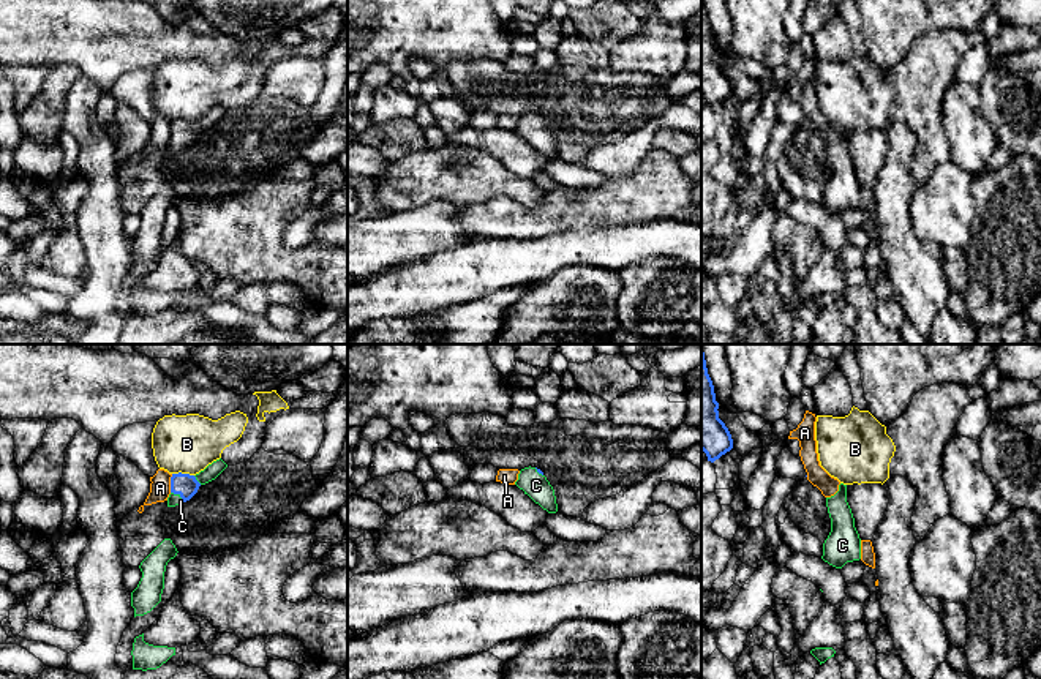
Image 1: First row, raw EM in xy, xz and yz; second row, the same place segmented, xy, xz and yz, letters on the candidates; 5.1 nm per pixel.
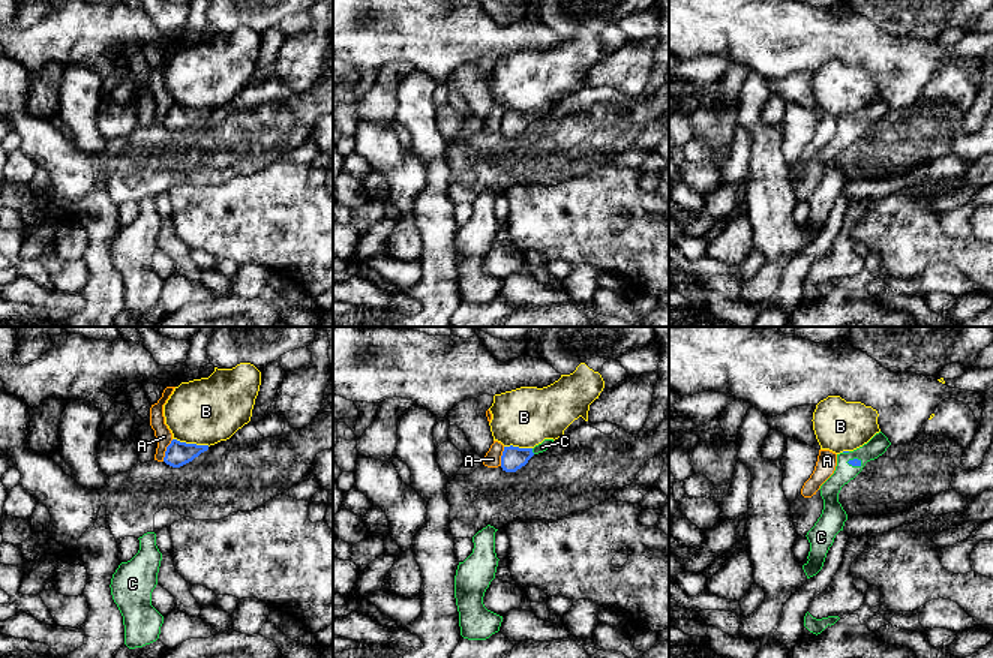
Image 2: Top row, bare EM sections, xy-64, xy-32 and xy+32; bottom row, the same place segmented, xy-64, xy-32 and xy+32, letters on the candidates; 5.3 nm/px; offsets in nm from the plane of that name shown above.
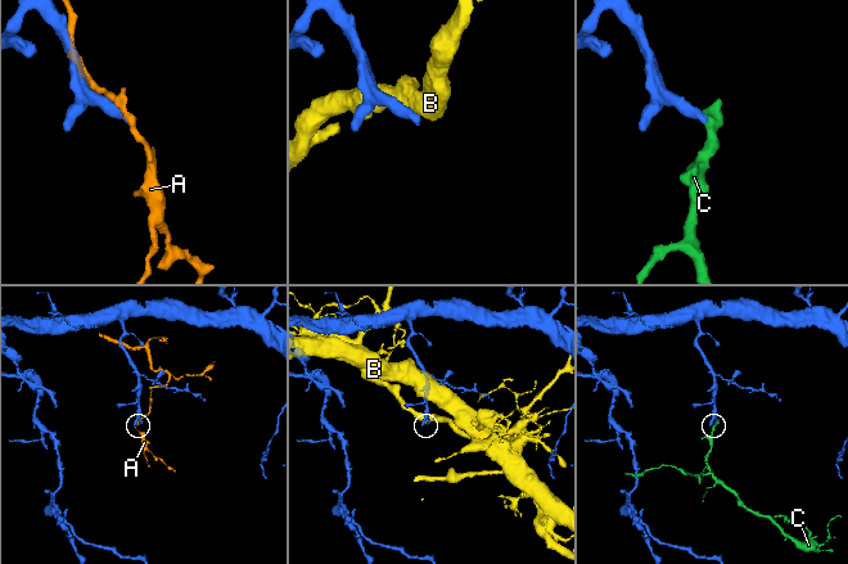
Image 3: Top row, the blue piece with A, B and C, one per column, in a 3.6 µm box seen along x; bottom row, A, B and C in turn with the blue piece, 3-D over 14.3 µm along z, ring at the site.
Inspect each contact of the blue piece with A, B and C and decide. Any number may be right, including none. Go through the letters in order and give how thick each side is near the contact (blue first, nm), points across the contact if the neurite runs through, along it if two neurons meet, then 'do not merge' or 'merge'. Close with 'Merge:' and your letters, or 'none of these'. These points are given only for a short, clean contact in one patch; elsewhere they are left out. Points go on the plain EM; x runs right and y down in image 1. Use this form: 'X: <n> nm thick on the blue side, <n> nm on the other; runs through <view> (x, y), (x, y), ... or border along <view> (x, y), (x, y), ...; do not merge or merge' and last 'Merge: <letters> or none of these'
A: 120 nm thick on the blue side, 110 nm on the other; border along xy (172, 120), (169, 138); do not merge
B: 120 nm thick on the blue side, 300 nm on the other; do not merge
C: 120 nm thick on the blue side, 60 nm on the other; runs through xy (185, 131), (177, 139), (174, 146); merge
Merge: C

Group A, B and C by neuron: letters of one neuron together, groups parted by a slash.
A / B / C

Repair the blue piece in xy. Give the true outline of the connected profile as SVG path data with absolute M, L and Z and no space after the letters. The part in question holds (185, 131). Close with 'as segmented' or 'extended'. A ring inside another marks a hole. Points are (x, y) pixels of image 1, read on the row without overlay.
M220 104L196 122L182 118L172 120L167 153L182 152L190 147L197 139L201 131L215 126L226 114L227 111Z; extended

